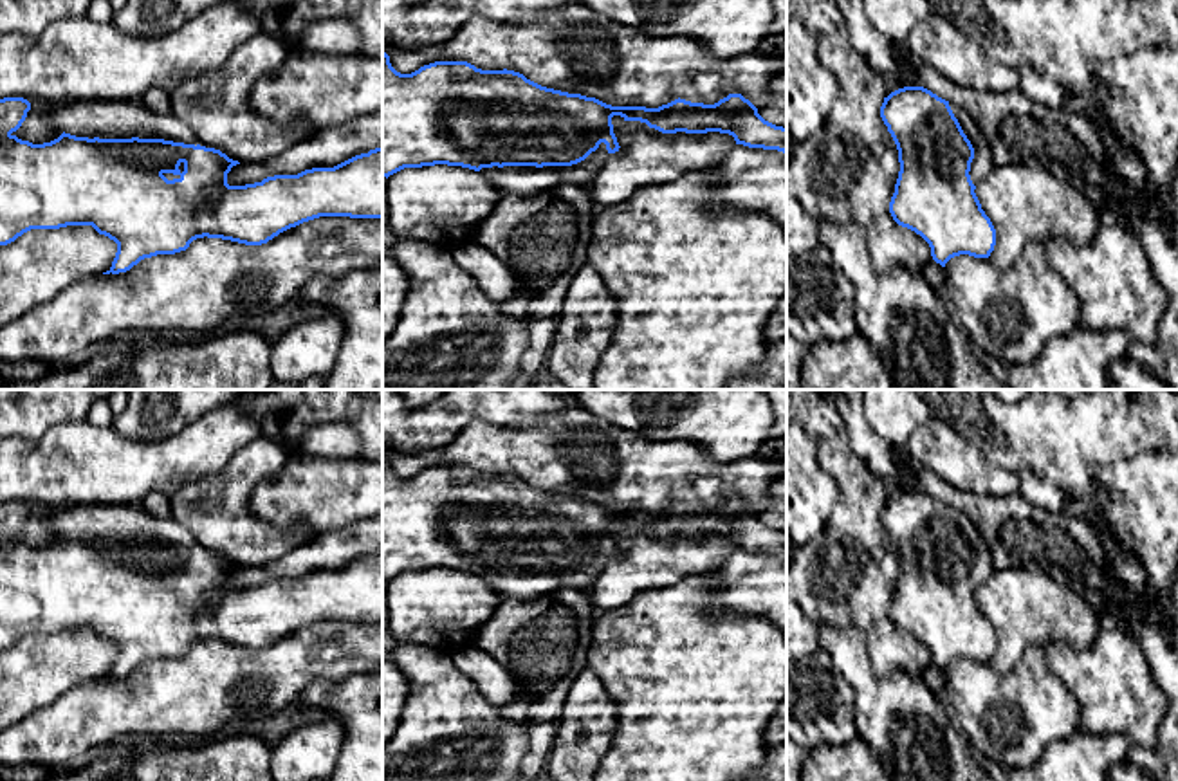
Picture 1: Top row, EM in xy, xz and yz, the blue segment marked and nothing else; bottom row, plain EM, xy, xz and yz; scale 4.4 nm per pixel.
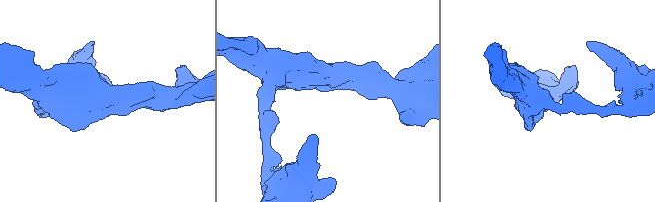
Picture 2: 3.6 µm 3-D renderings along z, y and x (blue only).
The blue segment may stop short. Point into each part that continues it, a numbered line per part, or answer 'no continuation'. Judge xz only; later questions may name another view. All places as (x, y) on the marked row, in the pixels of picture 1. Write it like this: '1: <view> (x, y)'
1: xz (522, 181)

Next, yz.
1: yz (982, 163)

